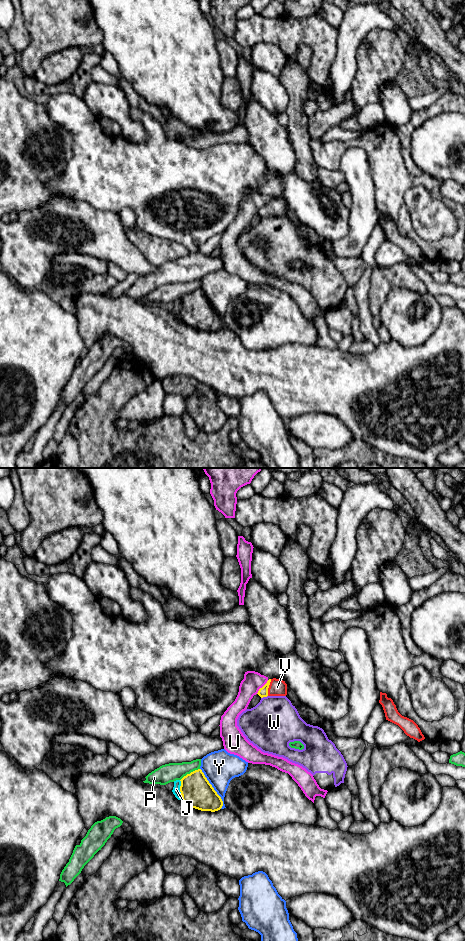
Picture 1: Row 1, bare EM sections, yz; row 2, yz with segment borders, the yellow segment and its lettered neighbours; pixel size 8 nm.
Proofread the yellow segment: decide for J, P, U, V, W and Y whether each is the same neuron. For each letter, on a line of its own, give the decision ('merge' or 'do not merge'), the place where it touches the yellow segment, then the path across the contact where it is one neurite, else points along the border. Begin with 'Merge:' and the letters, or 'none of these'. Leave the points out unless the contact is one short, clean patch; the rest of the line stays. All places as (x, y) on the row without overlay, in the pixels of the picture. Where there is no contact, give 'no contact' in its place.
Merge: V
J: do not merge | yz (180, 310)
P: do not merge | yz (190, 293)
U: do not merge | yz (262, 207)
V: merge | yz (268, 207) | across yz (263, 212), (268, 207), (277, 207)
W: do not merge | yz (264, 216) | along yz (267, 215), (261, 218)
Y: do not merge | yz (213, 308)

